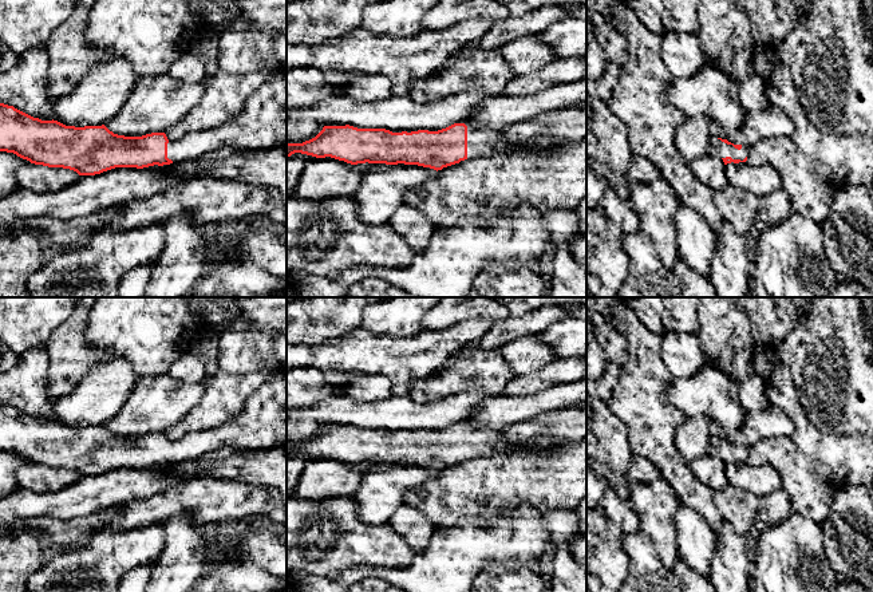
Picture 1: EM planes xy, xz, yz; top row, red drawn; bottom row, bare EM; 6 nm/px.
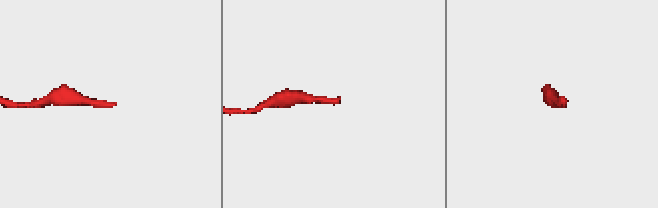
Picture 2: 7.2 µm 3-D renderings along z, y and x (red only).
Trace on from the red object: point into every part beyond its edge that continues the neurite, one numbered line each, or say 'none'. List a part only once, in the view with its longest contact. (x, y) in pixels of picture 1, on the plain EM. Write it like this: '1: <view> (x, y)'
1: xz (485, 442)

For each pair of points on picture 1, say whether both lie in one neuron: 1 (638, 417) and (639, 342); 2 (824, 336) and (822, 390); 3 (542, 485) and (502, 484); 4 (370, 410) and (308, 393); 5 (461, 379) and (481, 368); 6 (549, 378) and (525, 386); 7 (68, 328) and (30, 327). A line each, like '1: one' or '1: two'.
1: one
2: one
3: one
4: two
5: one
6: one
7: two

